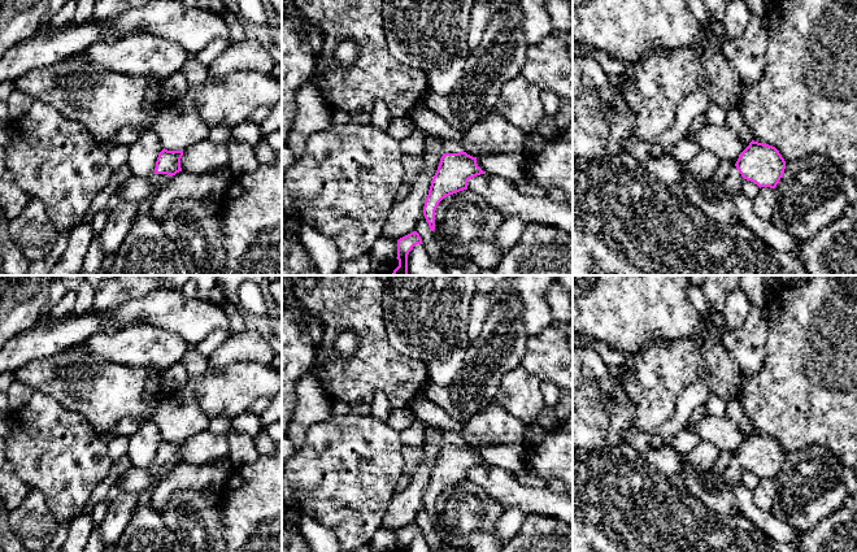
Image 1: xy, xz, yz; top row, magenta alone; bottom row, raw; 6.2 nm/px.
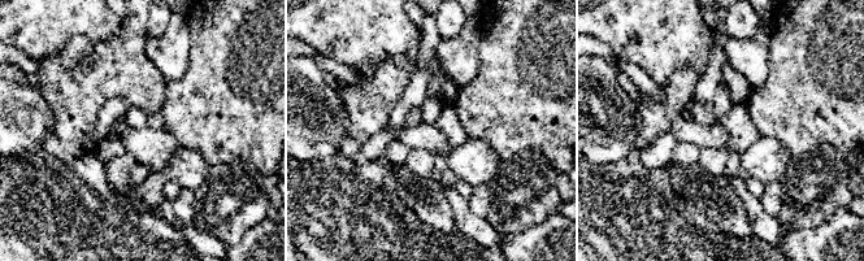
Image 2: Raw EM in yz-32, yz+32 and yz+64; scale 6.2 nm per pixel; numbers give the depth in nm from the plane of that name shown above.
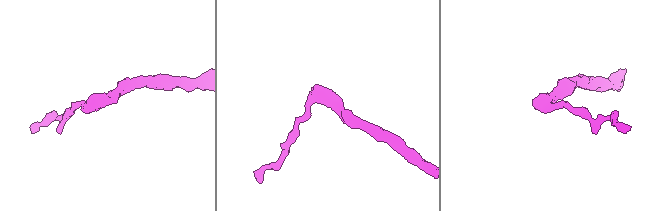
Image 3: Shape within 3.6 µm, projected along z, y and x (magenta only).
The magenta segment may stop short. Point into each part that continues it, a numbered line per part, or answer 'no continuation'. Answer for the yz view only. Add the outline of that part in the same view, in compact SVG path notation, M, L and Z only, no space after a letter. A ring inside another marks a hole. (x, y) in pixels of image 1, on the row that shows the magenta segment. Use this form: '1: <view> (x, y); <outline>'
1: yz (732, 183); M736 166L730 170L727 178L722 182L725 191L732 200L741 191L743 183L744 178L741 177Z

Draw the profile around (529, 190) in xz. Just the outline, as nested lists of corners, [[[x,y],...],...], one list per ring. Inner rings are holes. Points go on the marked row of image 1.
[[[521,183],[521,184],[515,184],[515,187],[521,194],[526,196],[531,196],[535,199],[541,199],[547,196],[547,191],[540,186]]]

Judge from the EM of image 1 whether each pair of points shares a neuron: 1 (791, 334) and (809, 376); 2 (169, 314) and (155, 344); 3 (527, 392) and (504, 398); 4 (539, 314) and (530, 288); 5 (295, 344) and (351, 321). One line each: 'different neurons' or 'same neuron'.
1: same neuron
2: different neurons
3: same neuron
4: same neuron
5: different neurons

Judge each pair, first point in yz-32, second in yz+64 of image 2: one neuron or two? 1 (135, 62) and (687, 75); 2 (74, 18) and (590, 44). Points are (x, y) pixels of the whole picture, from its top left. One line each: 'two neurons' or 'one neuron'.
1: one neuron
2: two neurons

